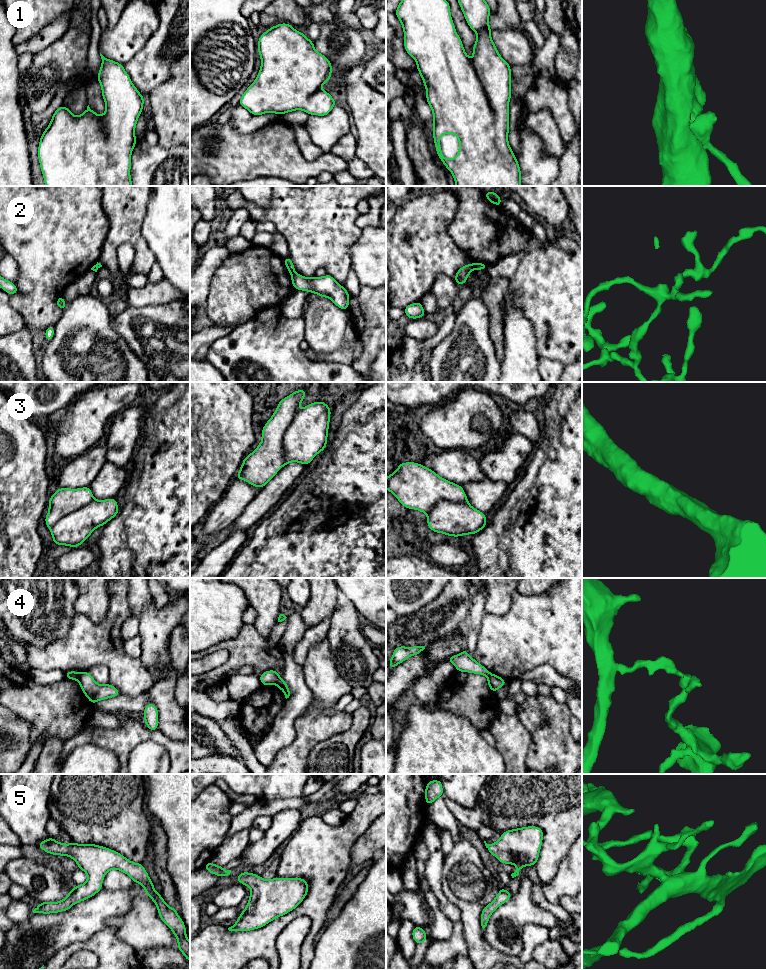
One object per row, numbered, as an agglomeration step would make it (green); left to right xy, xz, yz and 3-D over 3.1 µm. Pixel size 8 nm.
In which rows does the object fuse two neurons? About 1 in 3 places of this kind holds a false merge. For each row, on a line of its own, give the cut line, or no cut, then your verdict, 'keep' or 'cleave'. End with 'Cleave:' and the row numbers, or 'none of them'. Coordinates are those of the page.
1: no cut | keep
2: yz (472, 264), (474, 268) | cleave
3: xz (298, 411), (284, 435), (284, 464) | cleave
4: xy (81, 673), (76, 679) | cleave
5: no cut | keep
Cleave: 2, 3, 4

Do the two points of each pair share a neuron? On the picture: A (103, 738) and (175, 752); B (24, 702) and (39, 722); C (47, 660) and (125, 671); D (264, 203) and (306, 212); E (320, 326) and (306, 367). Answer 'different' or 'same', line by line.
A: same
B: same
C: same
D: different
E: different

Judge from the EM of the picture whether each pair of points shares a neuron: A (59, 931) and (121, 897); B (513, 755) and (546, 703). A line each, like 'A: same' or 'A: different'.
A: same
B: different

